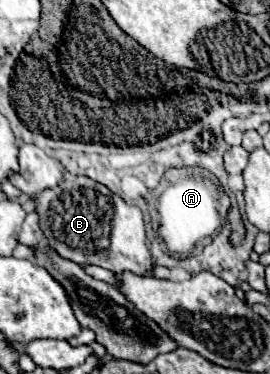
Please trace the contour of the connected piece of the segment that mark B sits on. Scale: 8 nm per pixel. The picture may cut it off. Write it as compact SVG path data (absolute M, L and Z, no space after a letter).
M75 177L73 181L63 181L61 185L43 191L35 199L41 231L49 247L63 259L69 259L81 267L99 265L117 275L123 271L147 275L155 265L139 207L125 203L105 185L89 177Z

